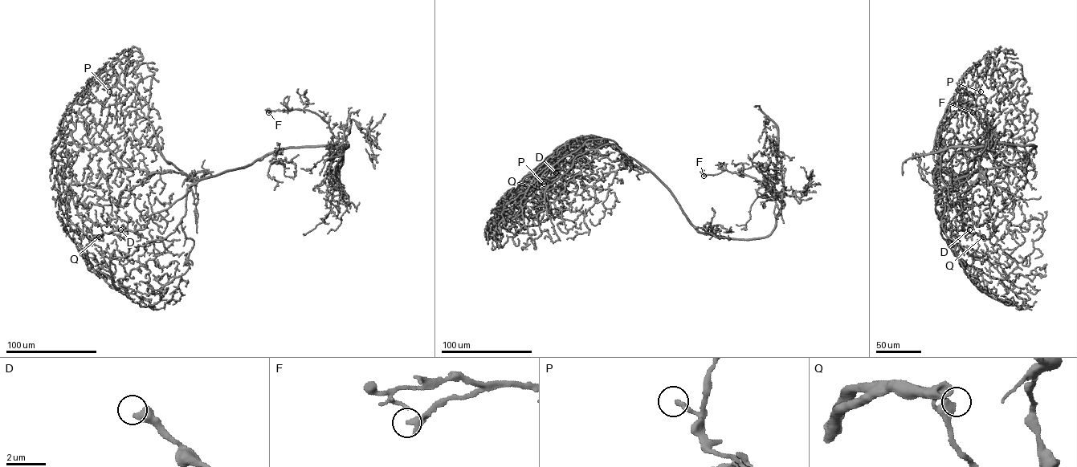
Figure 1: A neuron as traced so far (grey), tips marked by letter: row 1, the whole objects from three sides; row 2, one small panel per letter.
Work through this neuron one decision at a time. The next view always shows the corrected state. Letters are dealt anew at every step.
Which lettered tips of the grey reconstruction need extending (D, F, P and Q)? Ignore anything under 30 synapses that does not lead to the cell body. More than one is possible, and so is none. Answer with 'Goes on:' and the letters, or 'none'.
Goes on: none

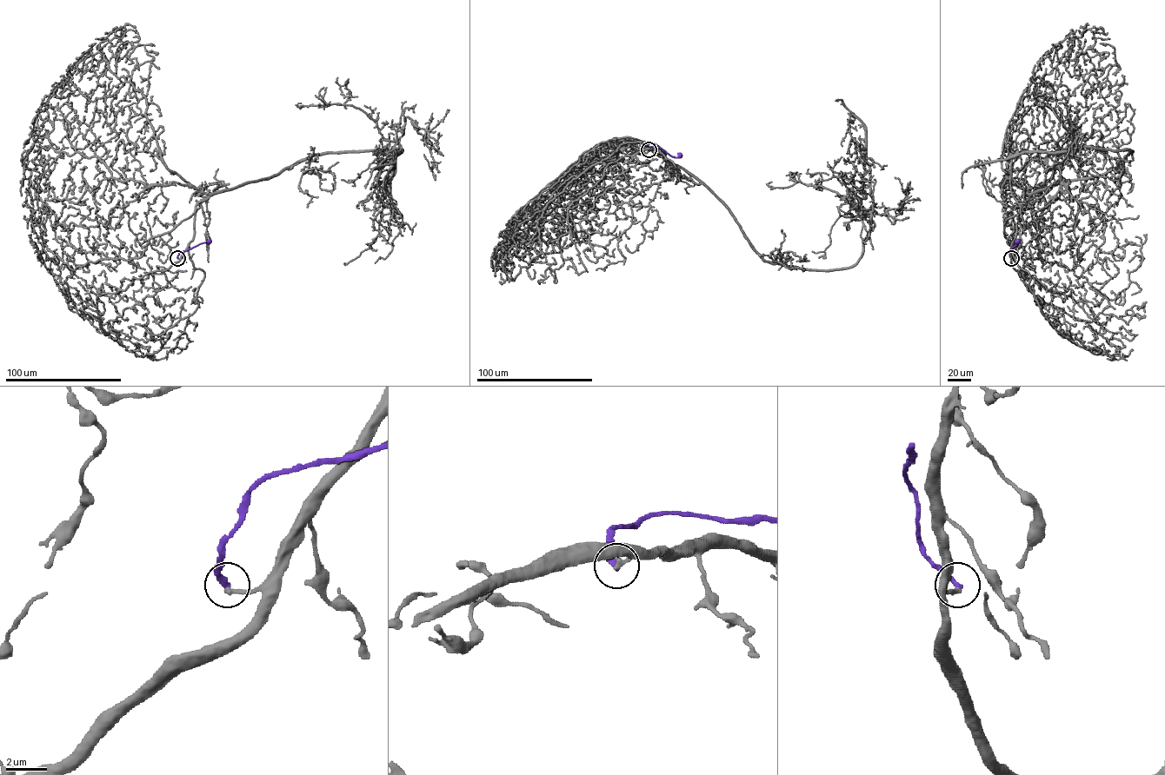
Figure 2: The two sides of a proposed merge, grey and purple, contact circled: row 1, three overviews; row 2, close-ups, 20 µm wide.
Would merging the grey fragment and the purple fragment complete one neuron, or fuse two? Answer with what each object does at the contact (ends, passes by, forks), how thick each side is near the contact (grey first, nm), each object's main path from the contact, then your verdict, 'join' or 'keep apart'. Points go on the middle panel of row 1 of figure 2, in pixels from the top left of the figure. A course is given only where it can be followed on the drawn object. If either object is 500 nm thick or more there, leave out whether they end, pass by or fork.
grey ends there; purple ends there; 240 nm thick on the grey side, 260 nm on the other; grey runs (649, 149), (699, 180), (766, 261), (852, 267), (872, 197), (861, 199), (864, 241), (868, 221), (845, 217); purple runs (649, 149), (652, 146), (660, 148), (673, 156), (677, 157), (680, 153); keep apart

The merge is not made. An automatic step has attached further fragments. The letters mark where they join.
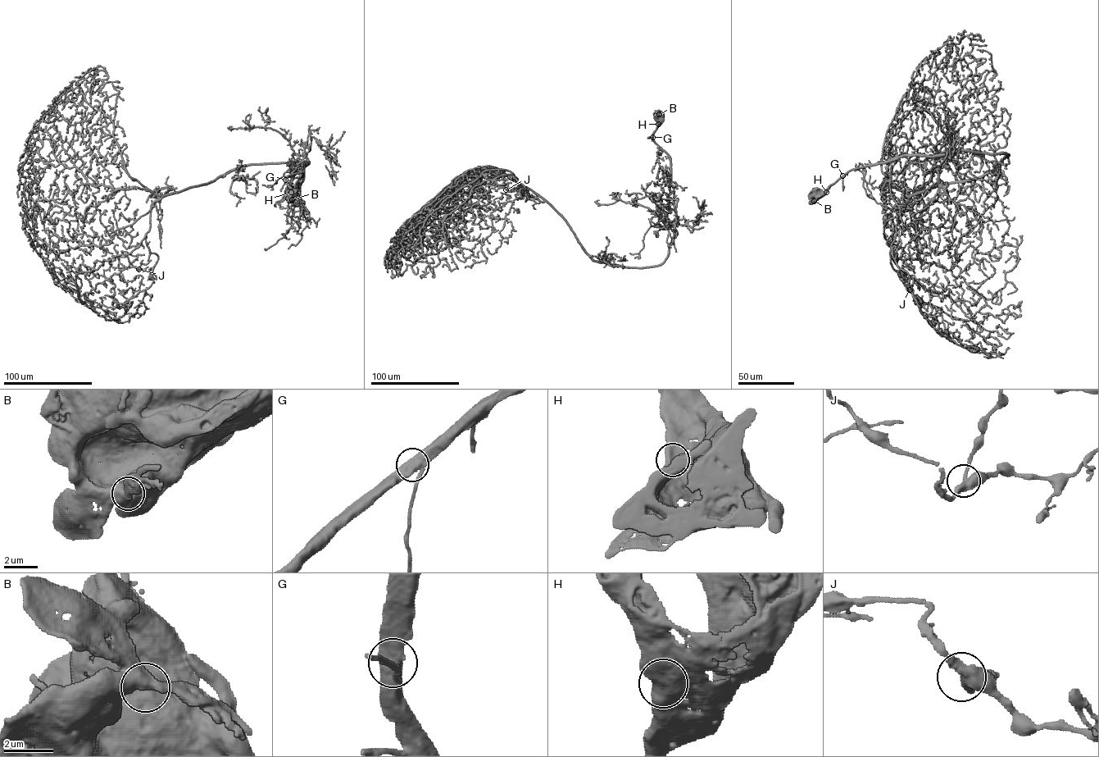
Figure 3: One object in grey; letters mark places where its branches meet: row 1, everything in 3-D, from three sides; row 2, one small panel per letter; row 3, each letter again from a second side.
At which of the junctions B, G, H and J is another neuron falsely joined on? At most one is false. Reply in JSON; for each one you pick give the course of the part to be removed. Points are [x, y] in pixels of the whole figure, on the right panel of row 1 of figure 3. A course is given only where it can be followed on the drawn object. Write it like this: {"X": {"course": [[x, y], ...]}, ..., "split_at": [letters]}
{"split_at": []}

